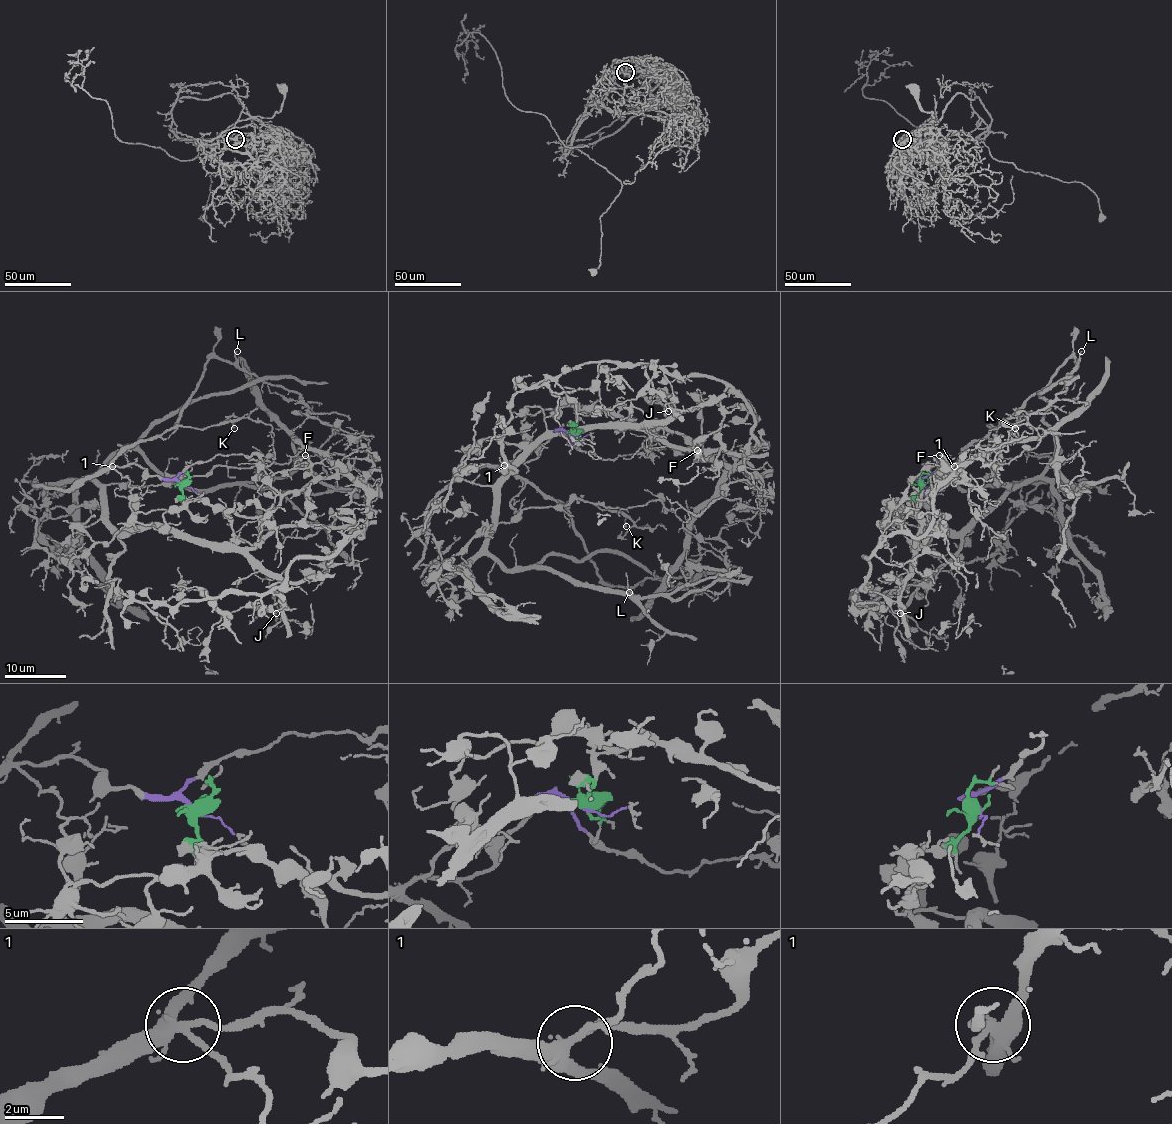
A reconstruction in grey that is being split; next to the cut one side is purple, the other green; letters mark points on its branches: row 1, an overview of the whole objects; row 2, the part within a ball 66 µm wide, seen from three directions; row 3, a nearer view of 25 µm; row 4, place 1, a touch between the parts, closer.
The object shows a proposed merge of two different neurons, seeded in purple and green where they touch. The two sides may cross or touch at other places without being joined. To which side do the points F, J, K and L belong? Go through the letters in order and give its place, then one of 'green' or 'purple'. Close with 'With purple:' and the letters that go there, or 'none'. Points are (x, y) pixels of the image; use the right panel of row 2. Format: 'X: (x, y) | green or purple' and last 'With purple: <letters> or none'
F: (939, 455) | green
J: (900, 613) | green
K: (1015, 428) | purple
L: (1081, 351) | purple
With purple: K, L

